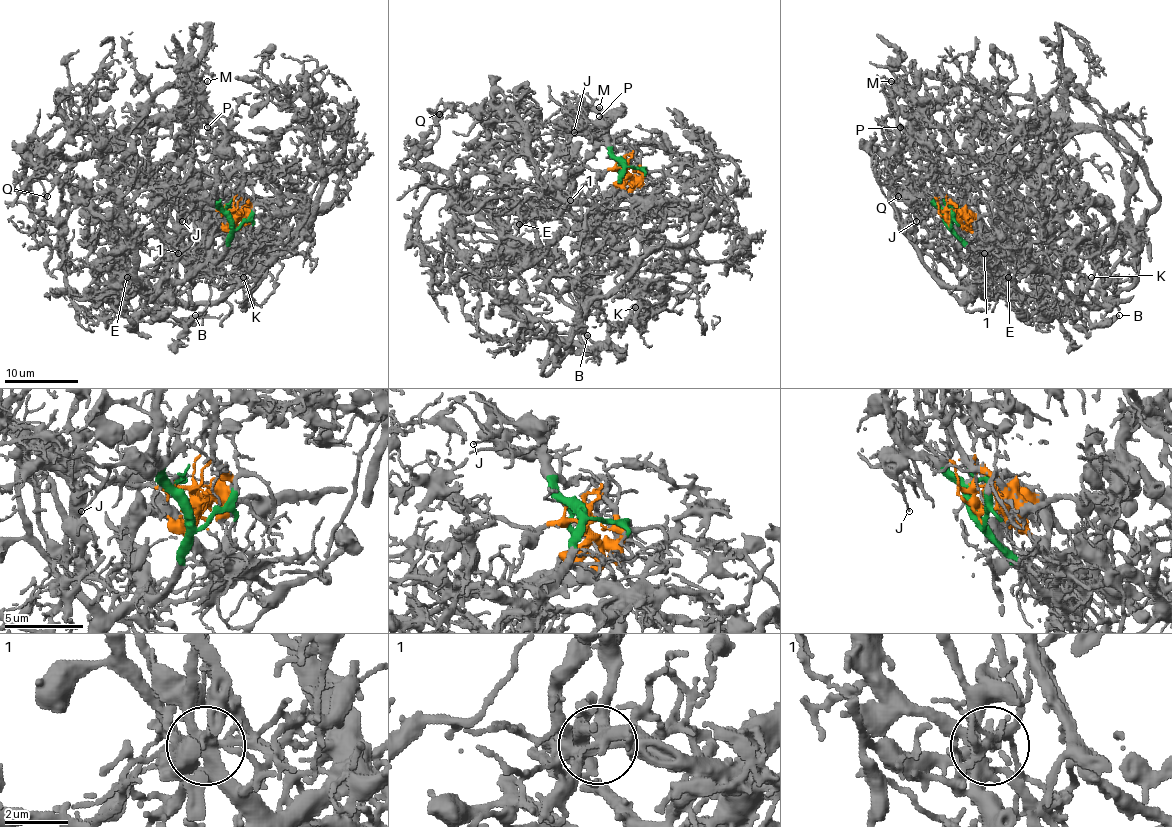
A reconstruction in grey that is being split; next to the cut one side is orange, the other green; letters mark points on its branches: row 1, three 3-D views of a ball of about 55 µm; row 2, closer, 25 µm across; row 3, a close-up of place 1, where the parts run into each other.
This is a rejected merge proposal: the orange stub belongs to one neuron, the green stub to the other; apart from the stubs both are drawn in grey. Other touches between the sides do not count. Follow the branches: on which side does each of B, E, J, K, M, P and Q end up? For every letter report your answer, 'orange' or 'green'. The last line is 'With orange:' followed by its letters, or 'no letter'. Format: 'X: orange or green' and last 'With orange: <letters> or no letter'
B: orange
E: orange
J: green
K: orange
M: green
P: green
Q: orange
With orange: B, E, K, Q

